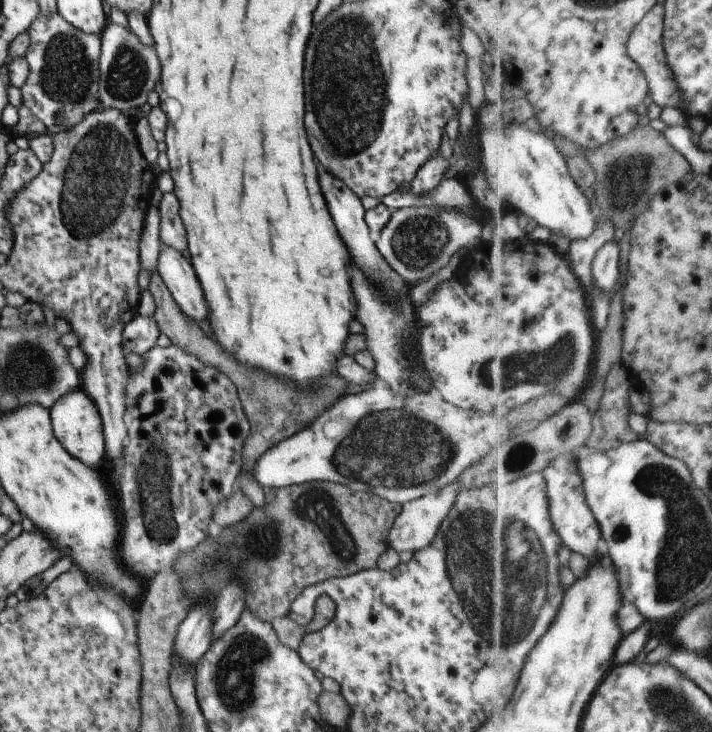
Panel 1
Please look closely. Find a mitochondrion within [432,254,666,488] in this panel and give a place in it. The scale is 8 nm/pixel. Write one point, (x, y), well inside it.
(556, 364)

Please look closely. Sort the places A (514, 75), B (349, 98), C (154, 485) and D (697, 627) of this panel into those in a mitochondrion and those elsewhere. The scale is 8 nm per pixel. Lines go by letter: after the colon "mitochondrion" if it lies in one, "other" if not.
A: other
B: mitochondrion
C: mitochondrion
D: mitochondrion

